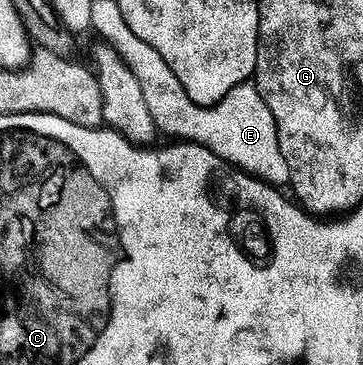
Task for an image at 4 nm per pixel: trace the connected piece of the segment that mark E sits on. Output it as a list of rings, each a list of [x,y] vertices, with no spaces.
[[[134,32],[116,34],[116,50],[142,83],[142,96],[146,96],[146,108],[154,116],[157,131],[173,134],[171,137],[185,142],[195,142],[212,150],[218,157],[245,174],[251,174],[277,188],[291,183],[292,173],[284,156],[278,156],[280,141],[278,128],[266,100],[255,84],[235,86],[225,98],[208,105],[192,101],[182,88],[178,76],[168,67],[166,60],[134,36]]]

